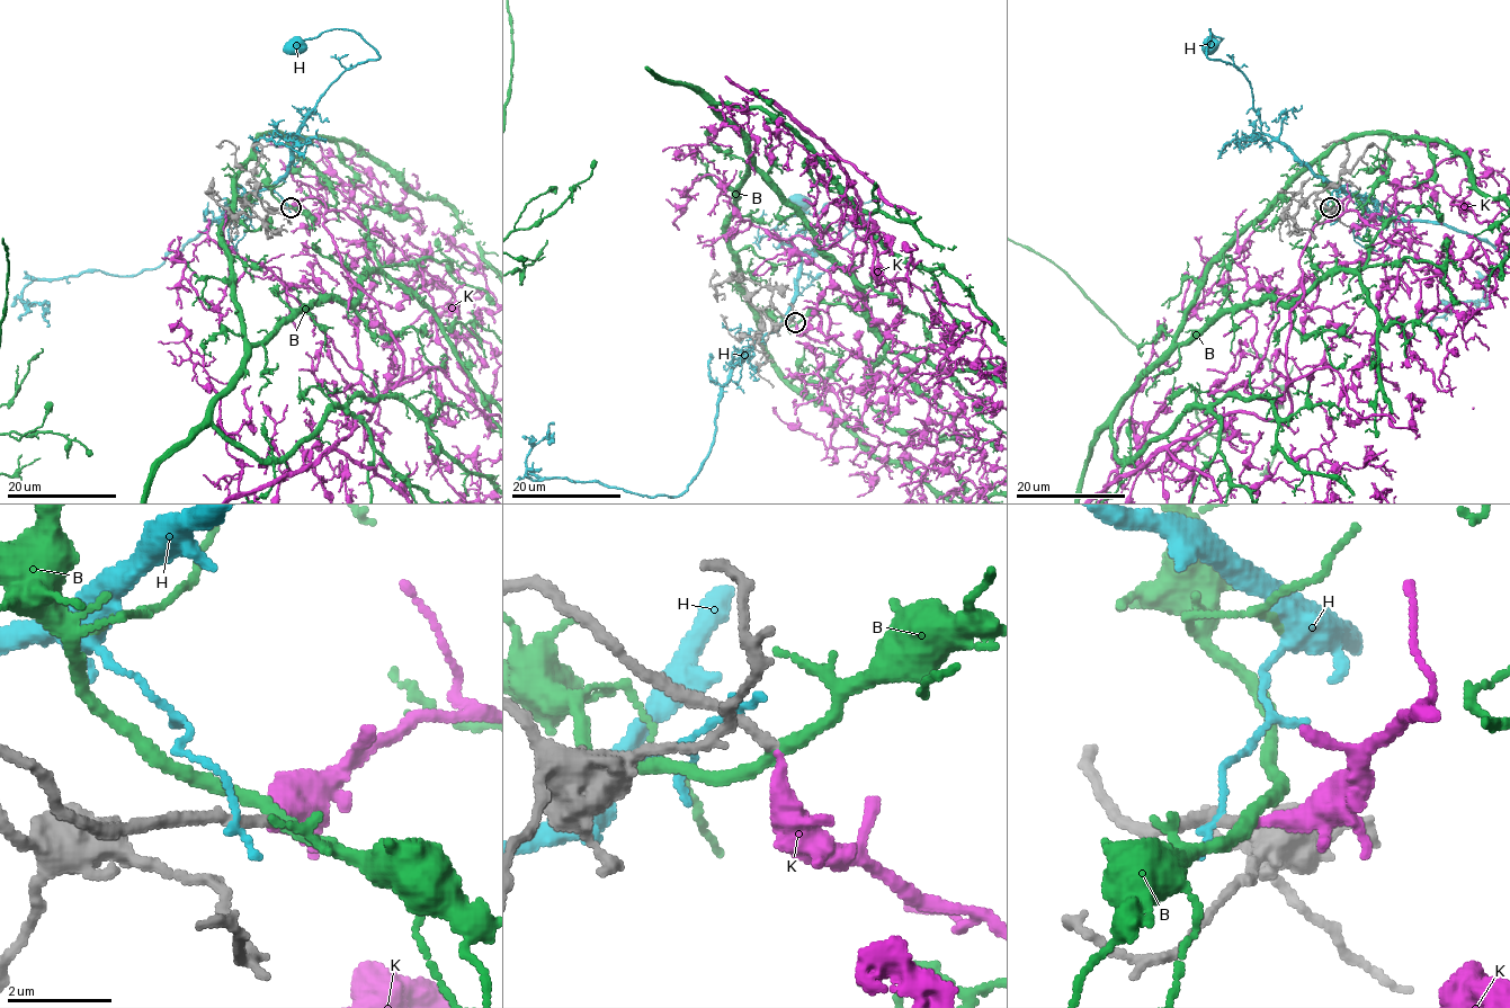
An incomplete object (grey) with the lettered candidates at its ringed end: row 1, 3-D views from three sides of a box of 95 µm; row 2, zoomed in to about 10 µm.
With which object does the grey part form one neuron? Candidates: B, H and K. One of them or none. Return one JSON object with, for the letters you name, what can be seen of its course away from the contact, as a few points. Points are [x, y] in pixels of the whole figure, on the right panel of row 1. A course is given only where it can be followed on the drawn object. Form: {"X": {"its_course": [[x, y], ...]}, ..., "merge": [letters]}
{"merge": ["K"]}

